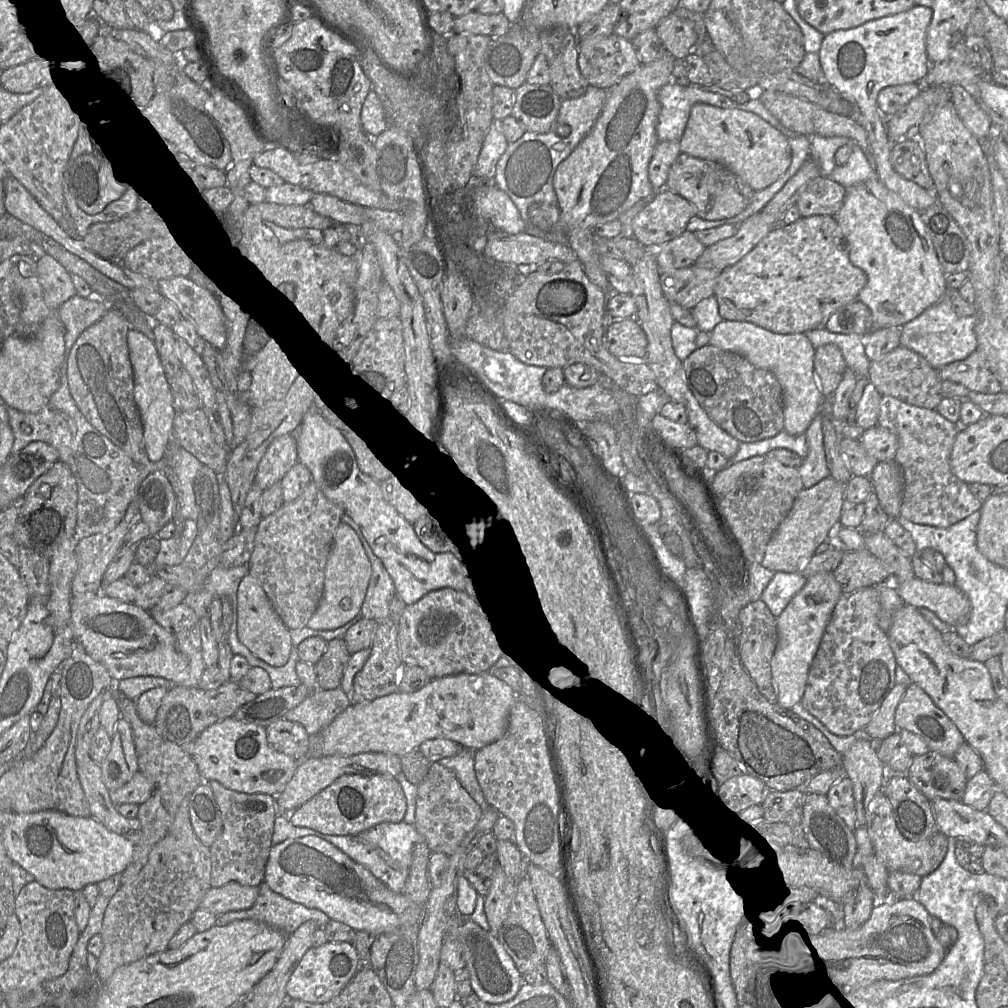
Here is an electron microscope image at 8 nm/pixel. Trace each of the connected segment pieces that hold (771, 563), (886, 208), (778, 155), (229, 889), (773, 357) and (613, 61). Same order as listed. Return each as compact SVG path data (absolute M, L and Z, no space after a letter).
M828 476L811 488L802 489L770 539L760 564L773 572L801 573L815 555L817 547L820 547L838 526L845 508L846 485Z
M871 177L846 188L846 196L839 211L833 215L849 244L849 259L862 269L867 282L857 299L863 302L872 315L873 329L889 326L902 327L937 303L945 295L945 273L941 268L931 238L920 217L920 212L907 205L896 193Z
M704 103L692 106L680 140L680 149L684 154L723 165L754 191L774 183L786 172L792 158L787 137L760 116L752 112L721 109Z
M231 881L221 887L211 887L200 902L199 908L220 916L229 911L251 908L258 894L258 886L245 886Z
M723 320L712 330L709 345L745 357L757 368L770 371L782 388L784 431L790 435L806 433L823 402L820 385L814 371L813 347L805 333L778 334L750 322Z
M611 33L579 41L578 66L588 84L608 89L641 63L628 39Z

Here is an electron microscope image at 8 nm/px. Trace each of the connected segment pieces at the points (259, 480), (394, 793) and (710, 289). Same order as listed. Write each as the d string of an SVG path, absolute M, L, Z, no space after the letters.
M297 429L275 438L262 457L255 477L255 484L264 491L281 482L287 472L298 463Z
M348 774L339 777L305 804L288 815L297 827L327 835L356 835L383 822L400 823L407 811L407 799L400 781L383 774Z
M695 264L661 272L661 289L669 303L675 302L691 310L702 300L714 295L721 270Z

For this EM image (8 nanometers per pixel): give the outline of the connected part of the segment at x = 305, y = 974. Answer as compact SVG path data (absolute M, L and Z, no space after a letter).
M327 942L319 947L311 947L301 958L287 982L287 998L309 1003L327 1003L347 986L360 968L361 959L353 944Z

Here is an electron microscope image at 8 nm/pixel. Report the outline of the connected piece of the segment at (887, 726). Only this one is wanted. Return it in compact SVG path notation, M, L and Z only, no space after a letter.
M894 685L871 721L863 729L868 738L880 742L891 734L896 733L895 711L902 700L906 689L907 688L903 685Z

